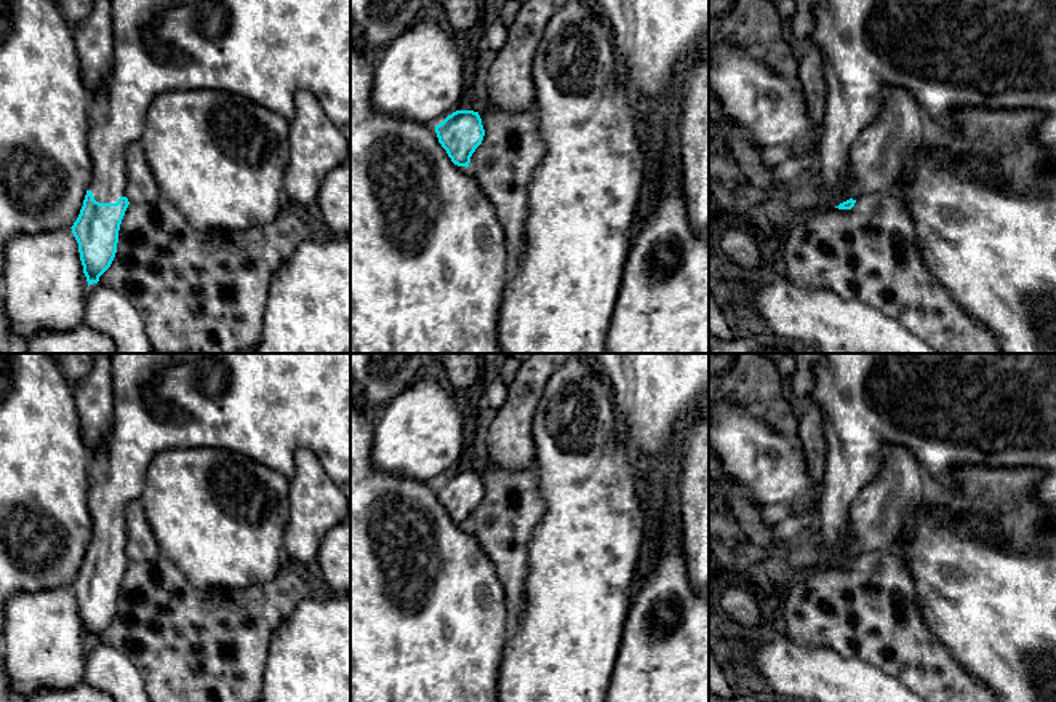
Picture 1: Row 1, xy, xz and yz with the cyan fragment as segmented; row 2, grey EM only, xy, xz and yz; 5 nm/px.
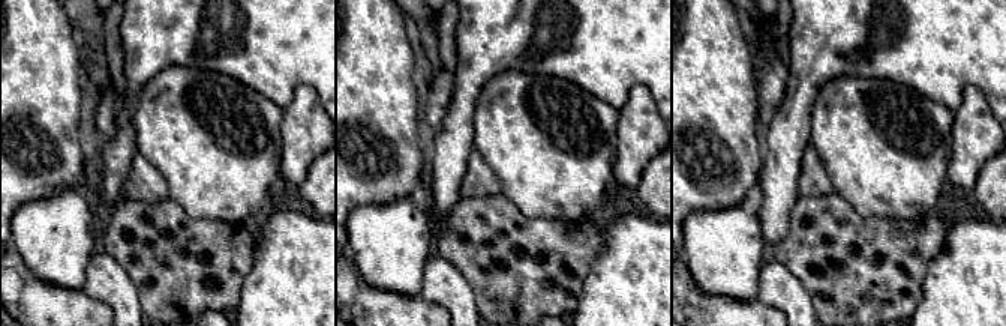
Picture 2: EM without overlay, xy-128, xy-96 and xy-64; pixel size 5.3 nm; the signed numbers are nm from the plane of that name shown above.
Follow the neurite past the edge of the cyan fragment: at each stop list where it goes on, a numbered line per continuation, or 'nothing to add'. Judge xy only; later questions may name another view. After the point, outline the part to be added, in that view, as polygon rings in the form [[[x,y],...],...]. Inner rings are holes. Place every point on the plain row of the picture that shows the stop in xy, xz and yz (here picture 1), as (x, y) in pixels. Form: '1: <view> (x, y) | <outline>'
1: xy (266, 406) | [[[112,353],[114,416],[107,470],[88,496],[93,536],[88,548],[99,561],[126,553],[125,505],[141,497],[152,459],[174,448],[218,448],[246,456],[288,480],[299,449],[317,454],[339,486],[350,481],[350,353]]]

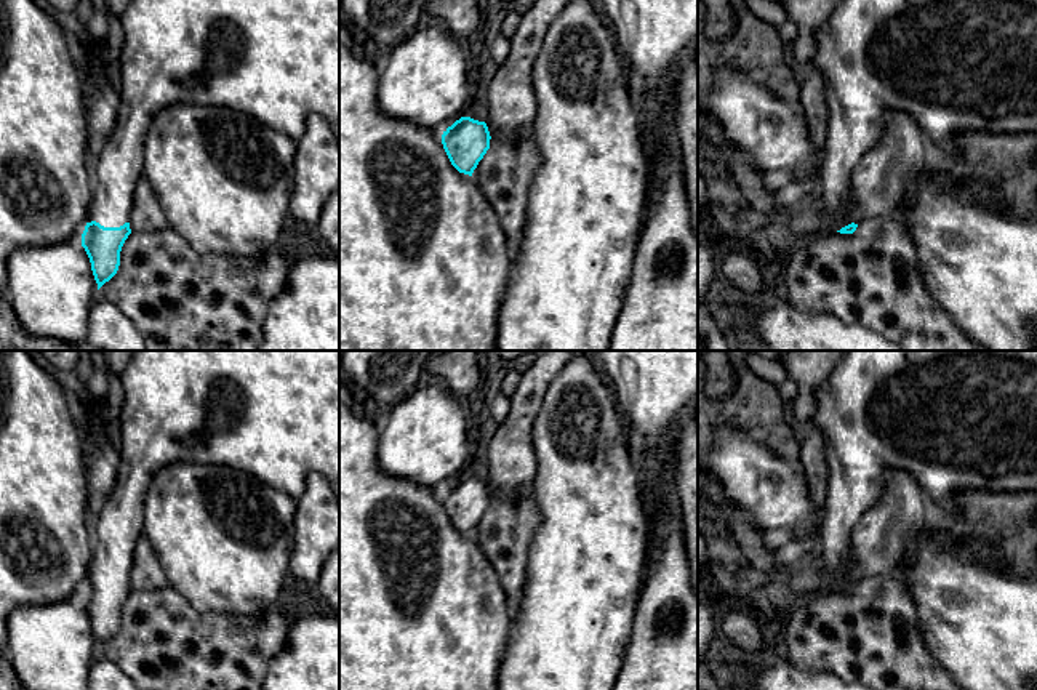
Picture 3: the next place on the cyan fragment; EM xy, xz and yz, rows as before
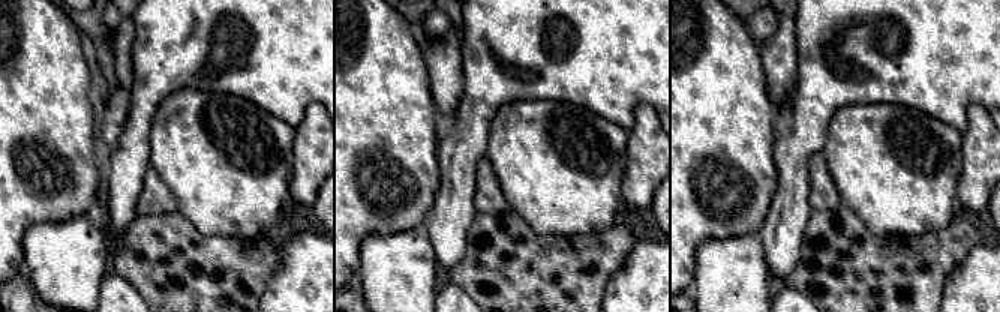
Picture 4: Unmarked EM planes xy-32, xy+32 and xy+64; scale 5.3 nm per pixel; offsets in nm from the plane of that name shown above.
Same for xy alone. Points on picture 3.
1: xy (272, 413) | [[[133,351],[118,378],[123,386],[120,466],[115,487],[96,514],[88,581],[104,586],[130,581],[147,488],[157,471],[174,463],[235,467],[293,499],[302,495],[306,477],[320,472],[339,503],[339,351]]]

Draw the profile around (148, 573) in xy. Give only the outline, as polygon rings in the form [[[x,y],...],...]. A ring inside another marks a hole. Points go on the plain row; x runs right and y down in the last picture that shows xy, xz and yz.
[[[142,533],[136,541],[133,568],[130,573],[131,591],[154,591],[163,589],[170,584],[166,573],[150,546],[149,540]]]

